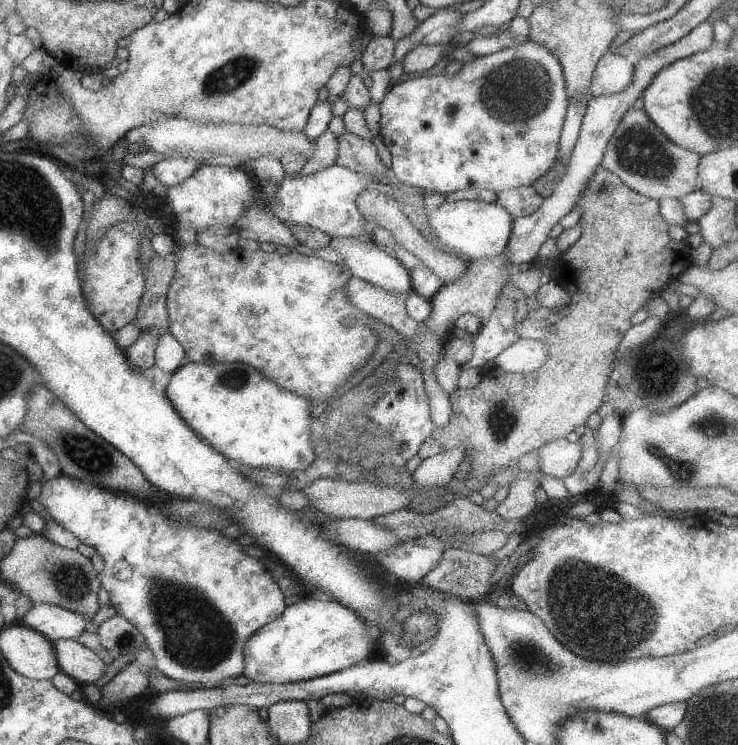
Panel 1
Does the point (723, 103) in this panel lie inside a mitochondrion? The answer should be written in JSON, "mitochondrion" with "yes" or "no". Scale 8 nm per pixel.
{"mitochondrion":"yes"}

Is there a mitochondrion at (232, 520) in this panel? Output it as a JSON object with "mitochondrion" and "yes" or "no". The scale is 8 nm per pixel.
{"mitochondrion":"no"}

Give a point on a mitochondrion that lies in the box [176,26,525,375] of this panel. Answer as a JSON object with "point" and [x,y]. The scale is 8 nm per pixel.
{"point":[241,67]}

